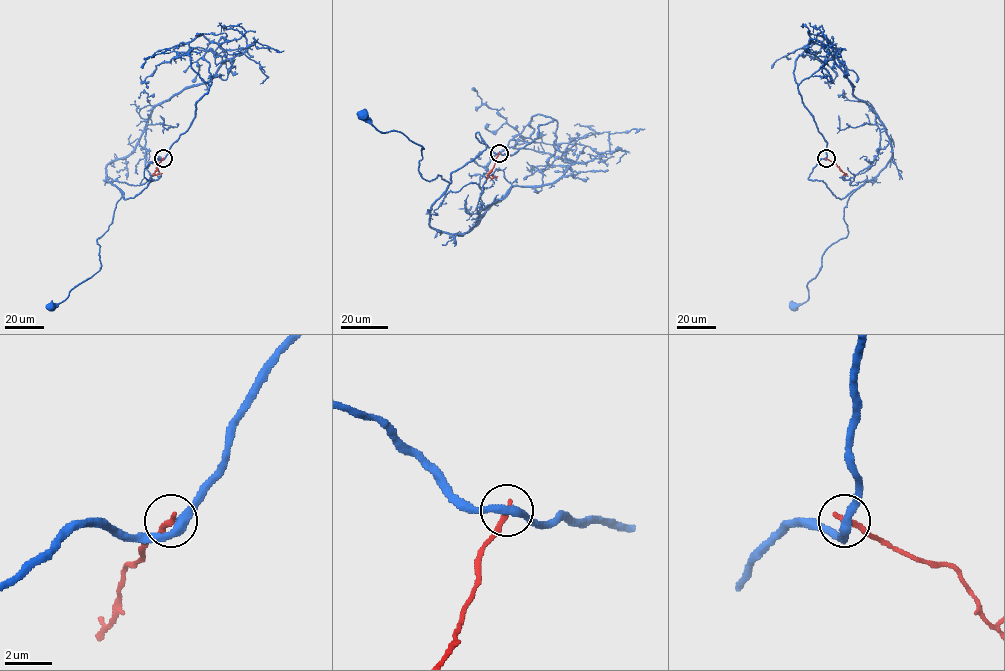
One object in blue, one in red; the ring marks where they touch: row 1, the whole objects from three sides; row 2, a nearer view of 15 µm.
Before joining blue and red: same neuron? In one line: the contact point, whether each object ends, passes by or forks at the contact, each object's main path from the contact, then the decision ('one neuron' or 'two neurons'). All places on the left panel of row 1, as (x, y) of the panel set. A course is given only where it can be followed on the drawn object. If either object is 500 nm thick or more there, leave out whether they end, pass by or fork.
at (163, 158); blue passes by; red ends there; blue runs (163, 158), (145, 168), (152, 180), (138, 194), (124, 198), (120, 190), (97, 239), (100, 269), (51, 305); red runs (163, 158), (154, 174), (162, 173); two neurons

